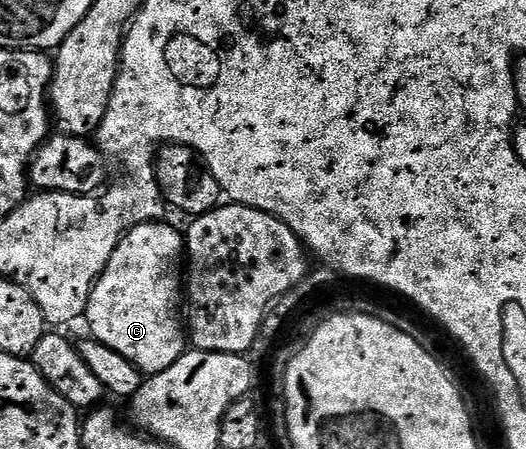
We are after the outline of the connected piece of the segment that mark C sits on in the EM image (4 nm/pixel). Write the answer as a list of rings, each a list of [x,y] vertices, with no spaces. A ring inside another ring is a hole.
[[[158,221],[156,223],[140,223],[135,225],[128,231],[119,241],[119,245],[115,249],[115,253],[111,253],[111,261],[107,261],[107,265],[103,269],[103,273],[93,284],[93,292],[89,298],[89,304],[85,310],[84,318],[89,319],[88,334],[92,338],[97,339],[103,345],[107,345],[107,349],[115,349],[115,353],[127,357],[127,361],[131,361],[131,365],[135,365],[146,376],[157,375],[163,369],[167,369],[171,365],[175,365],[175,361],[179,361],[179,357],[184,355],[187,350],[187,323],[183,318],[183,260],[186,258],[185,235],[177,232],[175,228],[169,224],[169,221]]]

